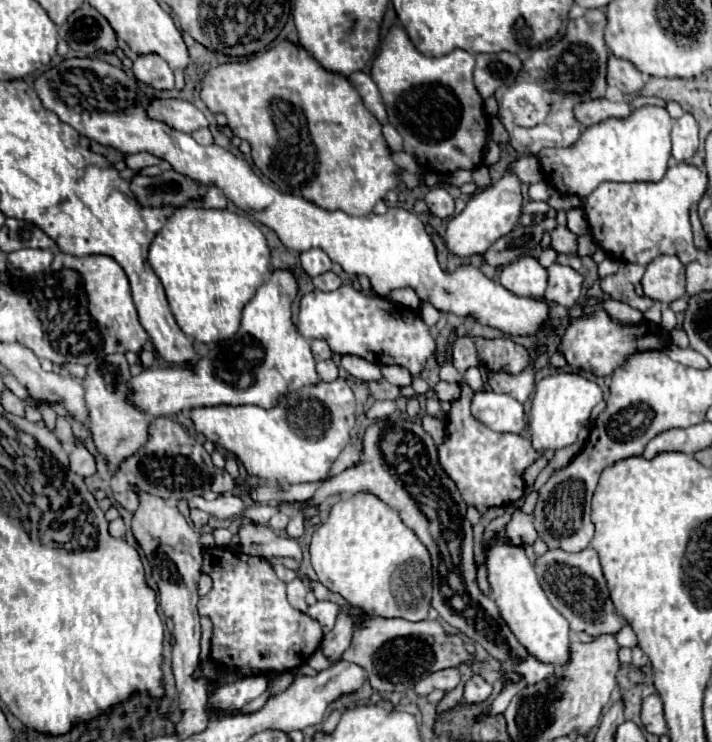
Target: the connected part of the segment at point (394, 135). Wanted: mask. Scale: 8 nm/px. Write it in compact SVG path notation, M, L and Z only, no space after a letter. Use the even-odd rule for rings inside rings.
M384 124L382 126L382 134L384 134L384 140L388 142L388 146L394 152L400 152L402 150L402 138L400 138L400 134L396 132L396 128L392 124Z

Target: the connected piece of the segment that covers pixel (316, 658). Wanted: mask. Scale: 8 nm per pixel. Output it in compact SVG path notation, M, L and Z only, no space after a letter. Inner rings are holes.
M320 649L316 650L316 652L314 652L310 658L308 658L307 664L317 672L320 672L332 666L332 662L330 662L330 660L327 660Z

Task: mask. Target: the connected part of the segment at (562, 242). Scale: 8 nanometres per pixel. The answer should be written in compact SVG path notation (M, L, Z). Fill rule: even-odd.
M558 212L556 216L558 228L552 230L552 248L560 254L574 254L578 248L578 236L566 226L566 212Z

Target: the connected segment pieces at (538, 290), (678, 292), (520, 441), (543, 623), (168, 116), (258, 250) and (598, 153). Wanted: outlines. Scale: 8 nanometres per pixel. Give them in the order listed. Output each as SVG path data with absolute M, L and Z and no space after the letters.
M522 256L500 270L500 284L518 296L542 298L548 286L548 272L534 256Z
M660 256L646 266L642 276L644 296L658 302L674 302L686 292L684 266L676 256Z
M462 384L460 390L460 398L452 402L452 408L448 412L446 440L438 446L438 458L444 472L458 486L464 502L484 514L488 508L518 502L524 496L526 488L522 472L544 454L534 450L532 442L520 434L500 434L478 422L468 408L474 396L472 388L468 384Z
M496 538L494 548L486 554L488 582L494 590L494 602L500 608L500 616L510 626L518 642L544 664L564 666L570 660L570 628L568 620L550 604L534 574L534 564L528 560L524 548L508 544L504 538Z
M154 100L148 114L150 118L164 120L168 126L188 134L200 128L208 128L206 116L186 100Z
M184 206L156 234L148 264L160 278L180 330L204 344L228 340L238 332L242 308L270 274L270 250L260 228L230 210Z
M642 106L634 108L628 118L608 118L596 126L588 126L580 138L566 148L544 148L538 158L544 170L544 180L552 184L562 194L576 194L586 198L602 182L658 182L668 168L670 160L670 130L674 120L668 116L666 108Z

